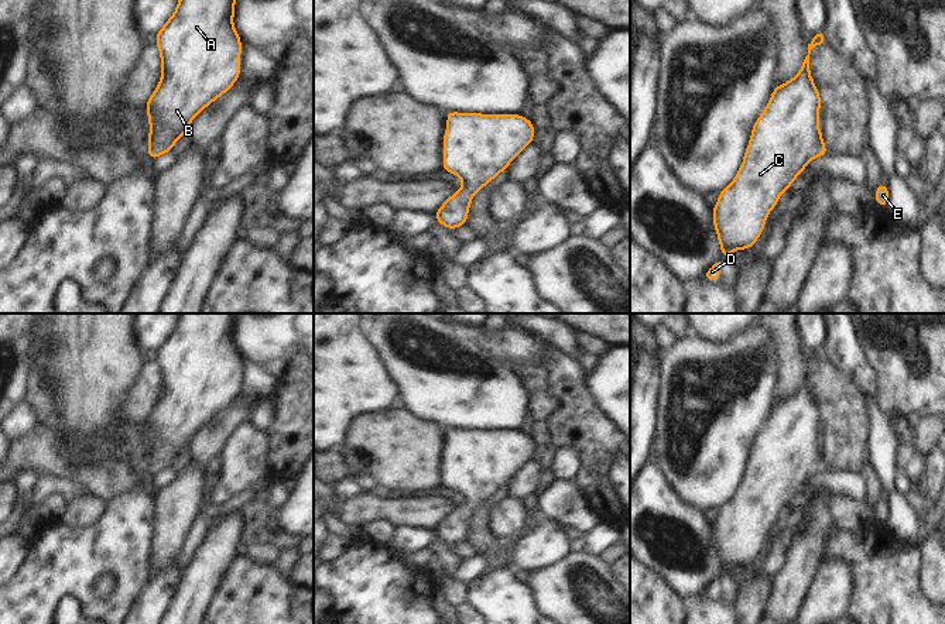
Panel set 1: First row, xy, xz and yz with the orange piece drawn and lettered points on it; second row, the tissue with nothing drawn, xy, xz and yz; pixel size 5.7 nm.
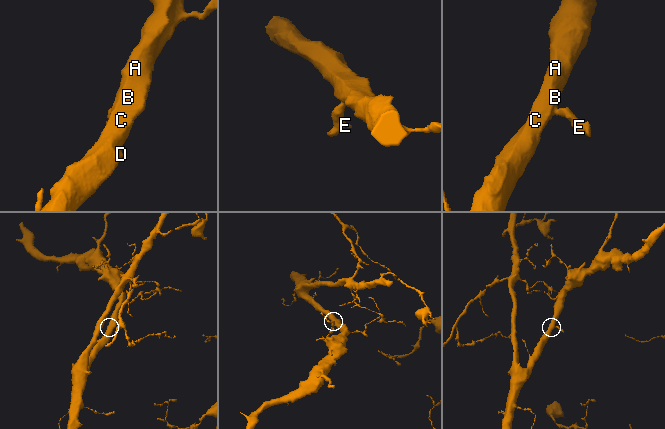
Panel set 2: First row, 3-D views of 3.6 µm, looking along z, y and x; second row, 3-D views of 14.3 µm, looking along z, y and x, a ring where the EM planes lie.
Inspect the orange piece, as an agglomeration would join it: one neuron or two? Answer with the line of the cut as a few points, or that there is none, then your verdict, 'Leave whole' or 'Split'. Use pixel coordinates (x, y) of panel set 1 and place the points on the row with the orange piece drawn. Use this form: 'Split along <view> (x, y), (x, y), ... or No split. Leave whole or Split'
No split. Leave whole

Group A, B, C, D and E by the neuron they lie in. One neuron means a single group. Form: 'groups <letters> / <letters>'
groups A B C D E

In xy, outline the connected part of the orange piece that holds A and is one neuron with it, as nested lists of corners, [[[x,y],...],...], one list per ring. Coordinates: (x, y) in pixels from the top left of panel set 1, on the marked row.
[[[179,0],[172,17],[157,32],[162,78],[145,106],[151,124],[150,160],[171,152],[179,136],[188,134],[192,119],[237,80],[242,40],[232,23],[233,13],[234,0]]]

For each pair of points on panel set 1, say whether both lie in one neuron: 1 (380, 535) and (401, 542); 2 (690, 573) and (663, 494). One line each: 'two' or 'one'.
1: two
2: one

